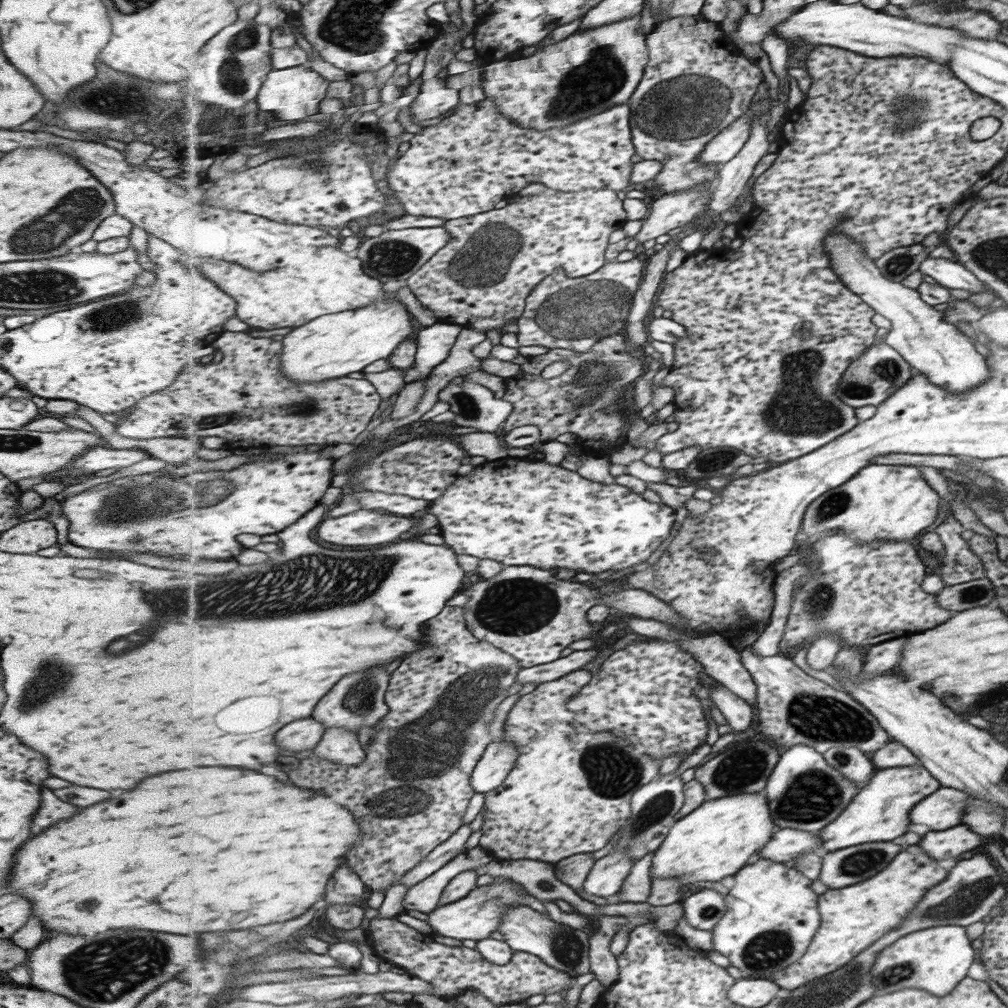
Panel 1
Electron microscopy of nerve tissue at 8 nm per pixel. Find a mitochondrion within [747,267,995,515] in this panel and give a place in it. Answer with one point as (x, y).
(798, 409)

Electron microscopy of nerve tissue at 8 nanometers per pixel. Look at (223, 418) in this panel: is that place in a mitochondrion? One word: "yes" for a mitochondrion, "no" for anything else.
yes

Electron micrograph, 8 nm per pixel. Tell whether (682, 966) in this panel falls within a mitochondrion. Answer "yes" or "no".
no

